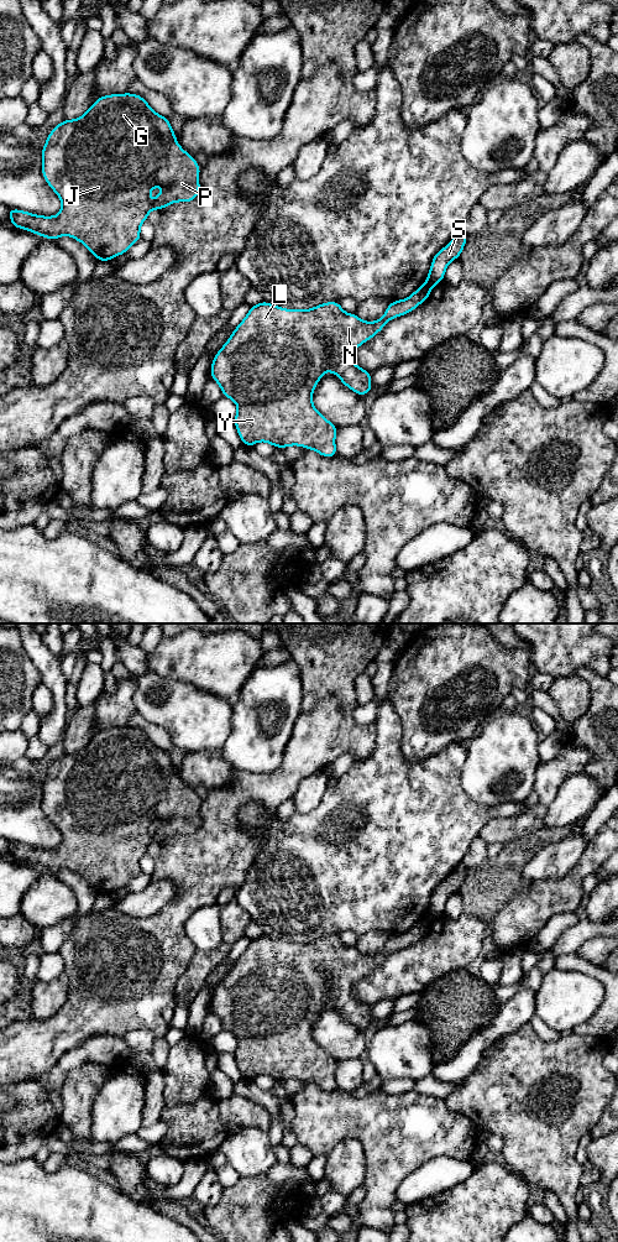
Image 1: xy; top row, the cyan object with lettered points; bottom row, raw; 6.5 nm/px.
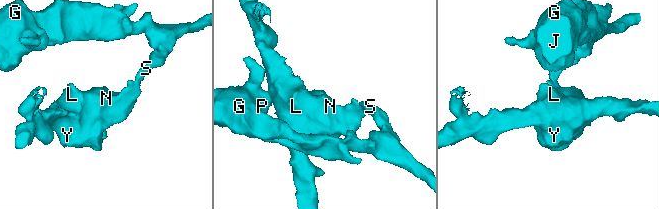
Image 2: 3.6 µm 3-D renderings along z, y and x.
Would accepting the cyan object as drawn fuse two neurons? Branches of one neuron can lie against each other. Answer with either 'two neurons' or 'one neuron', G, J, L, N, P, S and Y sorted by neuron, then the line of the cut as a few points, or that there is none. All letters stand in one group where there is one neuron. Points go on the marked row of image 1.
two neurons; G J P S / L N Y; cut in xy along (427, 281), (433, 285)

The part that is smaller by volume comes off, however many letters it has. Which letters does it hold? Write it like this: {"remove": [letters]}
{"remove": ["L", "N", "Y"]}

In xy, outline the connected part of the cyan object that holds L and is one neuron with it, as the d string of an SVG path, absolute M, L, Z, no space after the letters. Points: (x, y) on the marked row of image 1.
M424 282L408 298L391 302L384 314L376 322L365 322L355 313L346 313L340 307L340 302L325 302L302 310L286 309L265 301L251 306L243 320L214 356L210 369L211 379L219 383L222 396L231 398L237 406L234 423L242 444L252 447L258 442L267 442L274 448L299 445L315 450L325 458L336 456L335 438L337 427L313 406L314 388L321 376L326 371L331 371L358 396L362 397L368 393L372 390L371 372L352 362L353 351L379 333L388 320L404 315L425 302L431 289L433 285Z

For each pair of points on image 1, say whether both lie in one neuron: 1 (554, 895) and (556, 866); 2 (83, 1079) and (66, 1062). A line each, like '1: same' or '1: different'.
1: different
2: different

